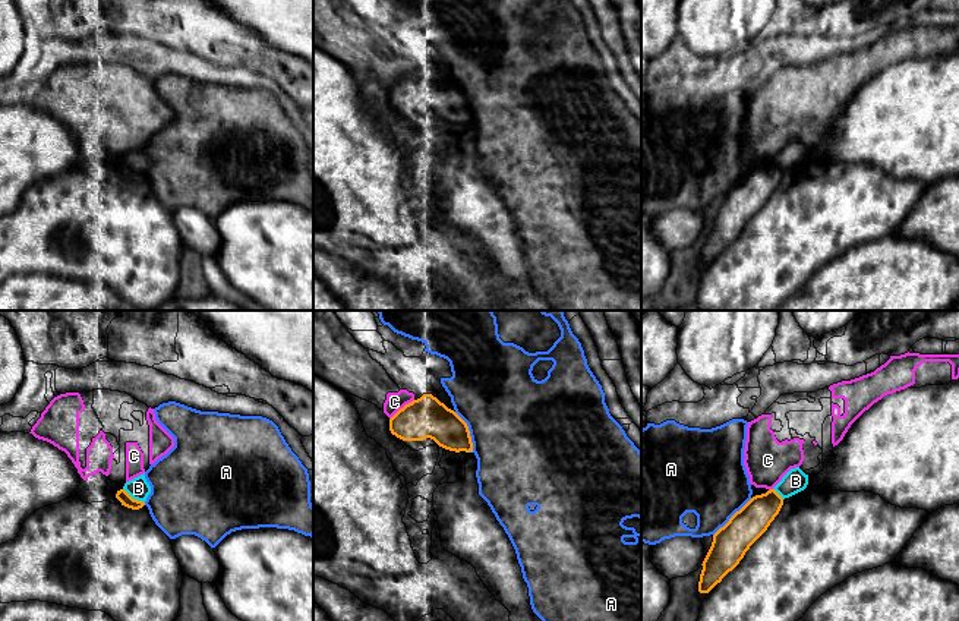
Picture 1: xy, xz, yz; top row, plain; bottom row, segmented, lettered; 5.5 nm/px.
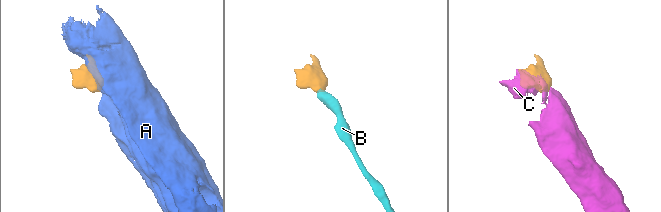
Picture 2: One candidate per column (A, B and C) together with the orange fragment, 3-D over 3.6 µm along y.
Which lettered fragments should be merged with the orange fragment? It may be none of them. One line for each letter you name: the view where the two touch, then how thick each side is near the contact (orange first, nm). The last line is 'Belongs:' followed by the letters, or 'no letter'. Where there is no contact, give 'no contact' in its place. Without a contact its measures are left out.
B: meets orange in xy; 70 nm thick on the orange side, 120 nm on the other
Belongs: B

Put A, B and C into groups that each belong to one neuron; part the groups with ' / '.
A / B / C

